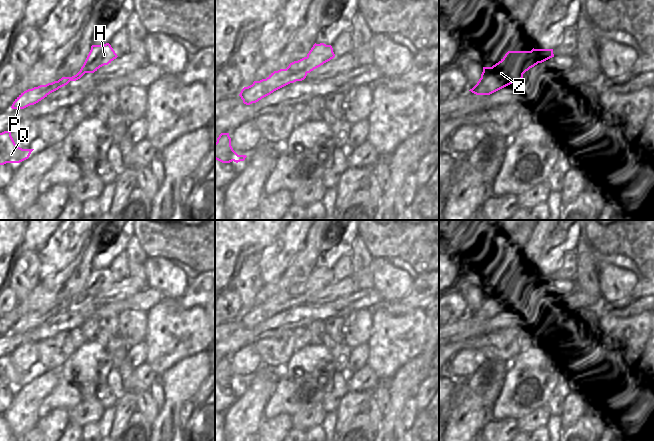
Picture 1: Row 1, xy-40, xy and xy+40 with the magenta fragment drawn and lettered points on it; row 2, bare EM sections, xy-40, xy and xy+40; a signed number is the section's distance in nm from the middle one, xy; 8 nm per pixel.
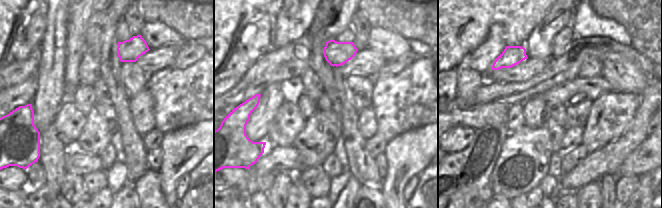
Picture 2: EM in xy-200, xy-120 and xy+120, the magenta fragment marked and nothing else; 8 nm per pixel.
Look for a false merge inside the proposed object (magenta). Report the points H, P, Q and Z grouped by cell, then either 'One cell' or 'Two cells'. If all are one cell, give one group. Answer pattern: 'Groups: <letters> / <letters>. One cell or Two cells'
Groups: H P Q Z. One cell

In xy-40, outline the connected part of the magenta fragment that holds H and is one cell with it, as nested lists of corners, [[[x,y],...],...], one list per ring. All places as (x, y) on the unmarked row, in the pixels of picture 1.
[[[109,267],[104,269],[92,269],[83,290],[76,299],[72,301],[62,301],[58,305],[24,315],[15,323],[11,332],[24,333],[30,329],[34,329],[47,321],[50,317],[67,309],[70,305],[80,303],[85,297],[94,297],[100,291],[108,289],[117,281],[117,278]]]

